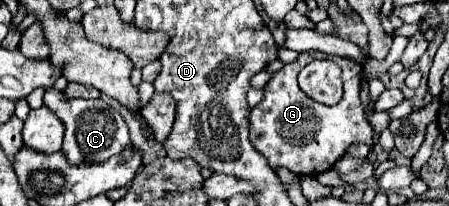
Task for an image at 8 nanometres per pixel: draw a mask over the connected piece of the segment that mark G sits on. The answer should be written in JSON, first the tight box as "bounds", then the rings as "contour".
{"bounds":[250,51,372,175],"contour":[[[304,51],[294,63],[288,63],[278,73],[274,73],[270,83],[264,87],[264,99],[250,113],[252,147],[256,147],[256,151],[266,157],[272,169],[284,167],[296,175],[318,175],[332,169],[332,165],[348,151],[352,143],[372,145],[372,127],[366,121],[360,103],[362,65],[352,59],[338,57],[344,79],[344,95],[338,105],[328,107],[304,95],[296,81],[300,69],[314,59],[328,59],[328,55],[320,51]]]}

